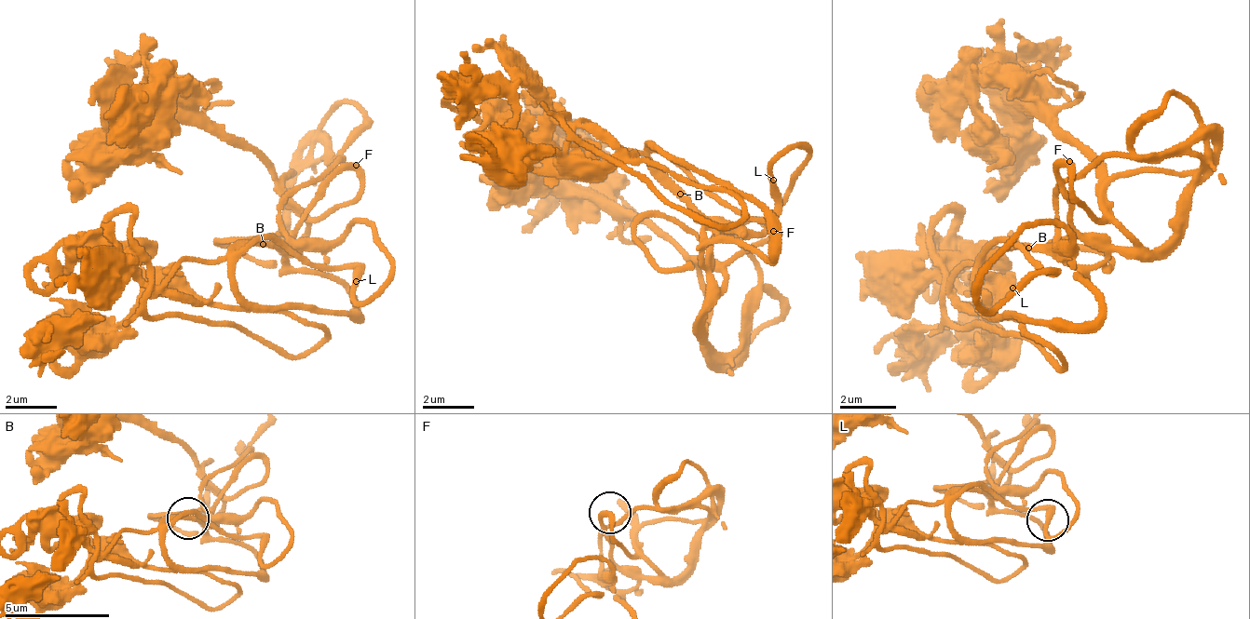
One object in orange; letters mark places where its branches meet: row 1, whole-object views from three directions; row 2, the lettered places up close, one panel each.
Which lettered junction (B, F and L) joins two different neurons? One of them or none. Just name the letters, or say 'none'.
none

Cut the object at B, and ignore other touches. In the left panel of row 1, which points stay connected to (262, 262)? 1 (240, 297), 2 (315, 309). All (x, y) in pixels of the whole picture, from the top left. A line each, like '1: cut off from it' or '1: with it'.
1: cut off from it
2: cut off from it

